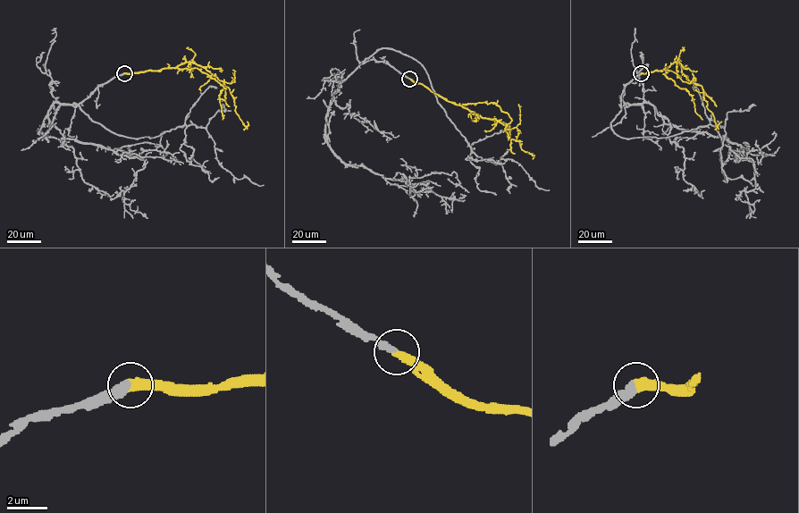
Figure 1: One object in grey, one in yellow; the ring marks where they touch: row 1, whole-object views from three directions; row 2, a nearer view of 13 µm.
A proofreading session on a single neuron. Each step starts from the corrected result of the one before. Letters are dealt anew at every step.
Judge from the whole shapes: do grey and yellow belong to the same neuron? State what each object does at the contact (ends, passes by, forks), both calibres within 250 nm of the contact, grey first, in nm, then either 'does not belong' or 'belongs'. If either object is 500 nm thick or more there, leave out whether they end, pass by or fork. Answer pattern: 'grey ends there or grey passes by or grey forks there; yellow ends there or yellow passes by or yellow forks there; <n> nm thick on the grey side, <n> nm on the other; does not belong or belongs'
grey ends there; yellow ends there; 360 nm thick on the grey side, 440 nm on the other; belongs

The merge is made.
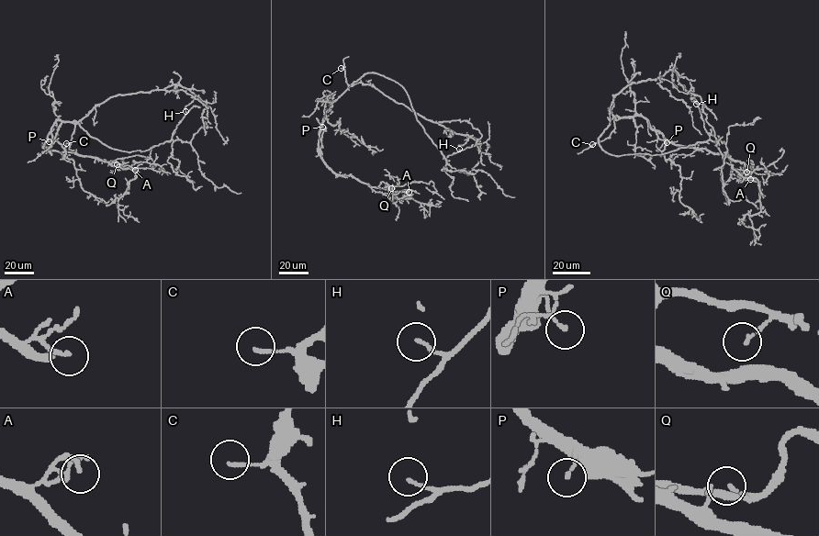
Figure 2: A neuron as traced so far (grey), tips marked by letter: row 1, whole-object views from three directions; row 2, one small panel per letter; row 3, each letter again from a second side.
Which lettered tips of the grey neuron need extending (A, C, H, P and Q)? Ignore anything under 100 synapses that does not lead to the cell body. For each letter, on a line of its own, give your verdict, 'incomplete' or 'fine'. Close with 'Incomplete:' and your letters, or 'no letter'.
A: fine
C: incomplete
H: fine
P: fine
Q: fine
Incomplete: C

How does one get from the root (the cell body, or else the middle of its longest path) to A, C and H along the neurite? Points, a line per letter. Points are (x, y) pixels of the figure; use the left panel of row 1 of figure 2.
A: (74, 121), (57, 120), (44, 145), (60, 152), (97, 157), (113, 166), (135, 170)
C: (74, 121), (71, 141), (66, 143)
H: (74, 121), (91, 137), (112, 149), (141, 151), (169, 141), (185, 111)

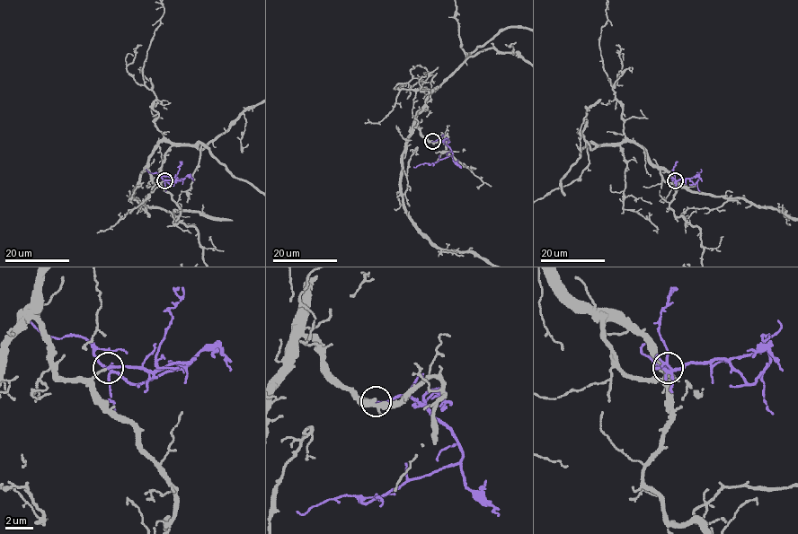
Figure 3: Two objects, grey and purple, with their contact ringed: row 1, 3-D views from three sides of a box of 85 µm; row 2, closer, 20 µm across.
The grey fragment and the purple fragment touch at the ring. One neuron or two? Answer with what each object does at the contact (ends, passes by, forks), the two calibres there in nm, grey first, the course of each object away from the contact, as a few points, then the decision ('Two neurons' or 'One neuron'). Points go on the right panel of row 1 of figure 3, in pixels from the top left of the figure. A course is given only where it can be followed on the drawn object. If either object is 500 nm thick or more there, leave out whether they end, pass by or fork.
At the ring grey ends. At the ring purple ends. Thickness 150 nm (grey) against 200 nm. Course of purple: (675, 180), (688, 178), (695, 184), (701, 169). One neuron

